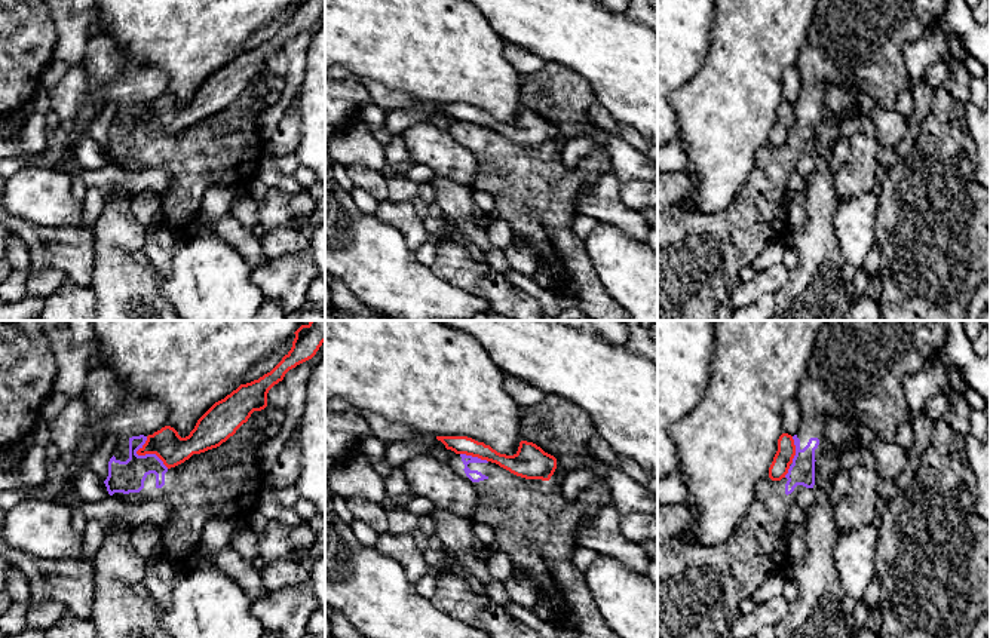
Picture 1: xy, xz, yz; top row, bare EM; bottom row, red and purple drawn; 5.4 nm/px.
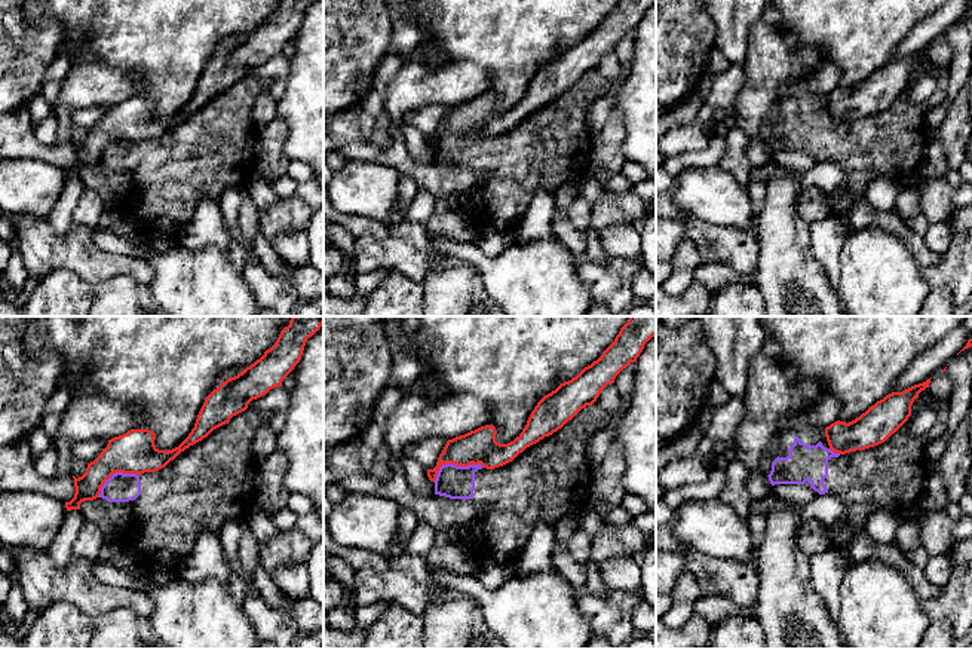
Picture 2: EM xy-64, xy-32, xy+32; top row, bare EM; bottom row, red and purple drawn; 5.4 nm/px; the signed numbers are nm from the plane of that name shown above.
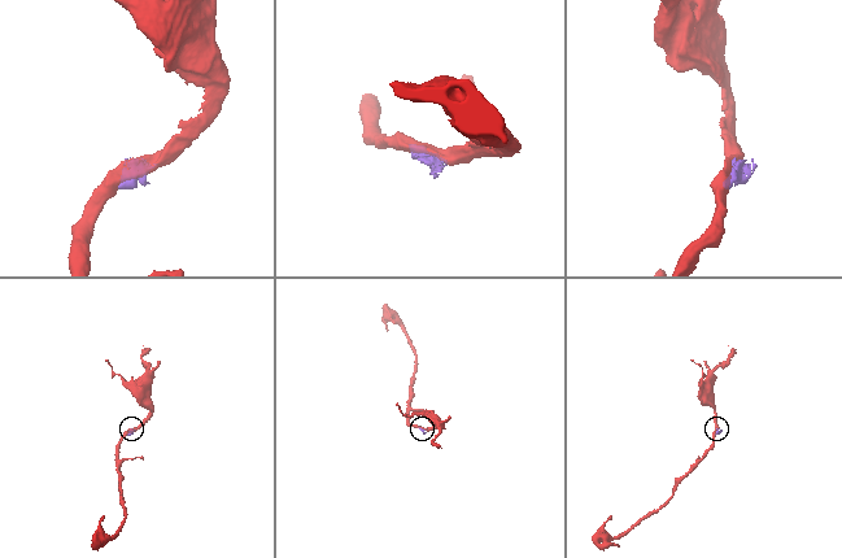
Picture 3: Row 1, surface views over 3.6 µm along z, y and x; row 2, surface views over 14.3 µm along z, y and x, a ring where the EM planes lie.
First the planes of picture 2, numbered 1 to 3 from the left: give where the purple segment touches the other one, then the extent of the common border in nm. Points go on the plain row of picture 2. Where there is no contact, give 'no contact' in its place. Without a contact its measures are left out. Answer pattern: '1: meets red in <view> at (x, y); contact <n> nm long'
1: meets red in xy-64 at (115, 140); contact 260 nm long
2: meets red in xy-32 at (454, 131); contact 280 nm long
3: meets red in xy+32 at (834, 119); contact 80 nm long

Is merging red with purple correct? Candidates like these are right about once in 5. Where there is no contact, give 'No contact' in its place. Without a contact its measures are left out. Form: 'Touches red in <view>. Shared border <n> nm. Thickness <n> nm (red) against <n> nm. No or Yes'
Touches red in xy. Shared border 220 nm. Thickness 170 nm (red) against 180 nm. No

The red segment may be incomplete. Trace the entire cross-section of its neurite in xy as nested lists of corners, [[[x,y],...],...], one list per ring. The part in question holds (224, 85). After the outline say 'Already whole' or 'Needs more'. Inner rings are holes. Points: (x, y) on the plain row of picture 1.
[[[294,0],[295,6],[292,9],[291,18],[282,25],[282,28],[267,42],[246,52],[240,52],[236,58],[227,62],[224,67],[215,70],[196,91],[194,96],[189,104],[181,105],[178,99],[165,93],[153,102],[147,104],[145,111],[137,119],[138,123],[156,122],[163,132],[171,137],[175,135],[186,128],[189,128],[193,122],[200,122],[208,117],[220,114],[230,104],[236,101],[236,98],[248,89],[254,79],[261,79],[267,74],[267,61],[269,58],[283,47],[285,42],[295,36],[297,33],[312,27],[322,10],[325,9],[325,0]]]. Already whole

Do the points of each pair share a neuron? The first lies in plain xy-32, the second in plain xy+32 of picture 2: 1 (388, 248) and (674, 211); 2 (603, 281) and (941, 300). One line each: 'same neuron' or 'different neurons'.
1: same neuron
2: different neurons

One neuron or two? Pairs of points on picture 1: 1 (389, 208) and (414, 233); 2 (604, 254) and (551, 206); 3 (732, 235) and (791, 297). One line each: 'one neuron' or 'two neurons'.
1: one neuron
2: two neurons
3: two neurons

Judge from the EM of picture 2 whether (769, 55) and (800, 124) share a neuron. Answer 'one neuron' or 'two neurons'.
two neurons

